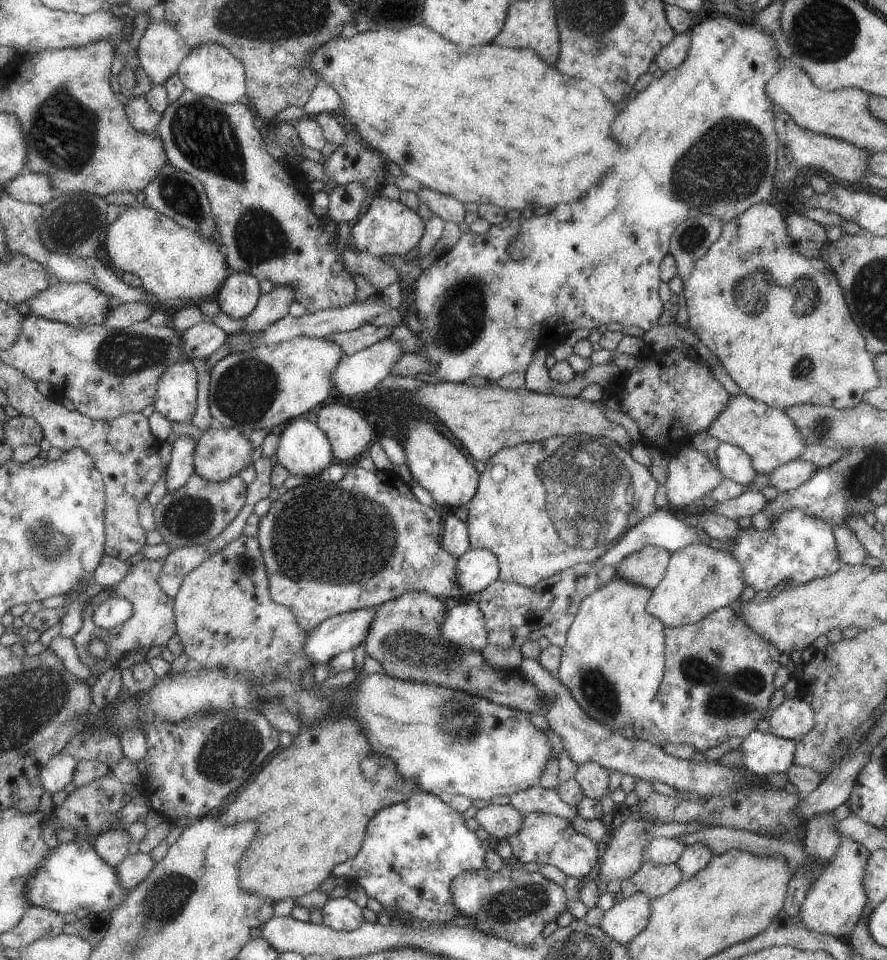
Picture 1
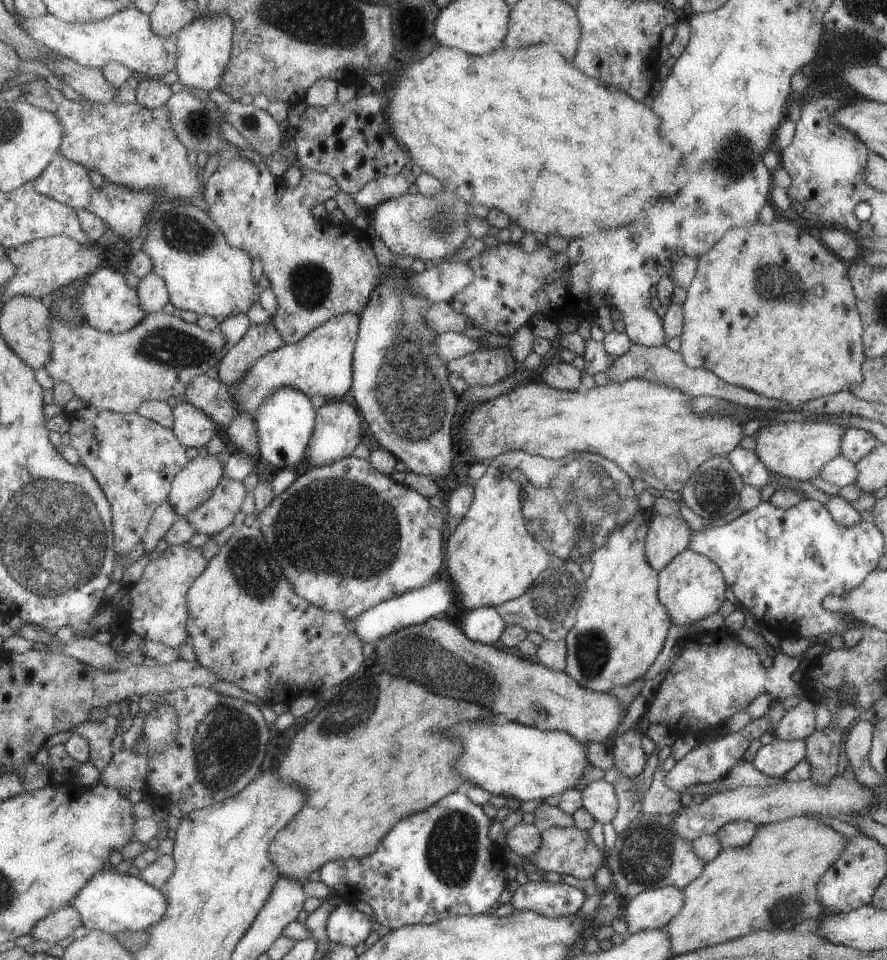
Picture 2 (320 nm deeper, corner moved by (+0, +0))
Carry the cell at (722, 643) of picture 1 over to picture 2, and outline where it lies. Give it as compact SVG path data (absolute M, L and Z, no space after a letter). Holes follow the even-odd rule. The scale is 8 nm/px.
M725 626L716 631L690 634L681 642L679 654L665 673L650 702L646 713L647 722L663 724L668 733L675 739L683 734L683 718L685 726L701 728L715 724L717 720L725 720L729 714L749 704L757 694L767 692L767 676L761 668L759 656L752 648L747 648L734 638Z

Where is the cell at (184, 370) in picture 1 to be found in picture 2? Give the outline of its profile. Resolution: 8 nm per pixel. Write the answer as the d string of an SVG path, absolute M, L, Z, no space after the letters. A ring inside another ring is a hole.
M182 398L174 407L174 431L185 448L207 448L219 428L202 410Z

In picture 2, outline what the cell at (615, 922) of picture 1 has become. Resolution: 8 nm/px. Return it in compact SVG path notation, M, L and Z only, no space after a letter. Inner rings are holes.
M667 885L661 888L645 889L636 894L626 906L626 915L622 919L628 924L628 932L634 933L639 929L661 929L667 925L684 905L683 890Z

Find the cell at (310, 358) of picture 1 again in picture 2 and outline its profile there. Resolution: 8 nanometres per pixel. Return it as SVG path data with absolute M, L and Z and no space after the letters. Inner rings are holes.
M341 313L307 333L301 341L282 344L274 351L263 355L245 375L243 382L231 387L240 409L247 411L258 424L259 407L265 398L281 387L293 387L306 394L307 398L323 396L327 401L341 400L341 396L352 385L351 354L354 354L357 336L357 316L353 313Z

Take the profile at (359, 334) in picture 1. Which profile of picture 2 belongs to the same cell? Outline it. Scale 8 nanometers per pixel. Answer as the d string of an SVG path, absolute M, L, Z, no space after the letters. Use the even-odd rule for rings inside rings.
M449 302L434 303L424 315L426 325L429 325L437 334L447 331L452 333L461 333L465 328L472 326L472 322L465 316L456 313Z

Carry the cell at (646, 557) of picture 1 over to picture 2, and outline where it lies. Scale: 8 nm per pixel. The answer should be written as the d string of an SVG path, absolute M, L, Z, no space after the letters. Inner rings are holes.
M655 514L646 538L647 562L651 568L660 571L687 549L692 532L680 516Z

